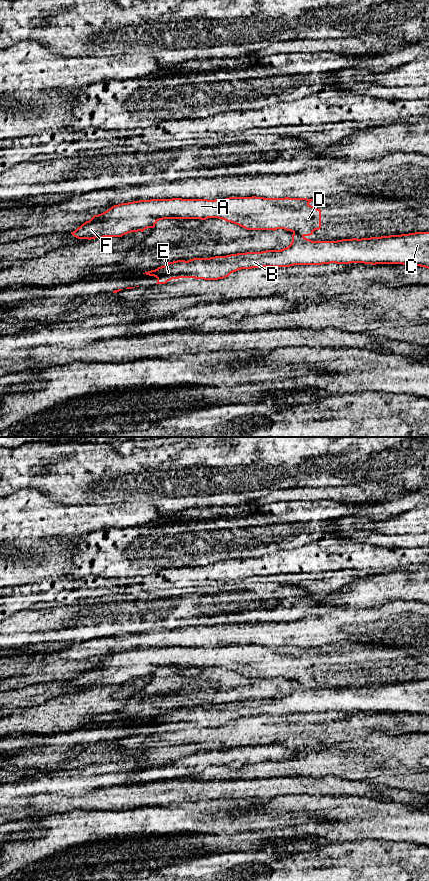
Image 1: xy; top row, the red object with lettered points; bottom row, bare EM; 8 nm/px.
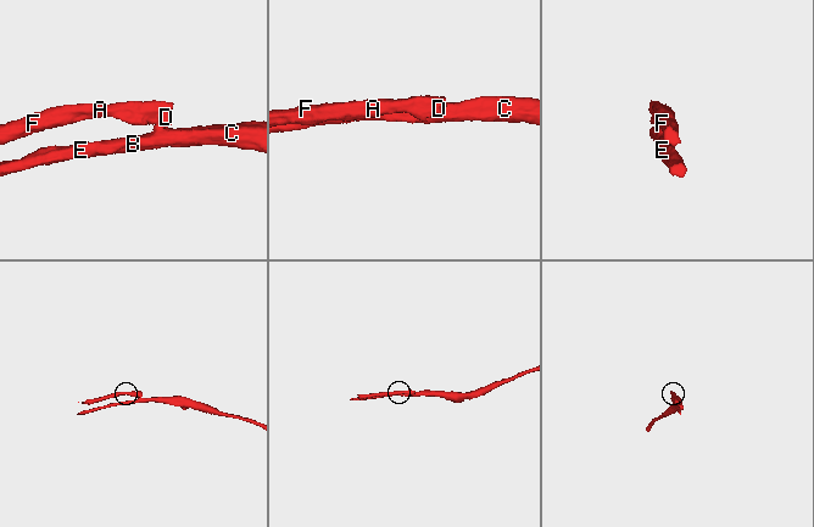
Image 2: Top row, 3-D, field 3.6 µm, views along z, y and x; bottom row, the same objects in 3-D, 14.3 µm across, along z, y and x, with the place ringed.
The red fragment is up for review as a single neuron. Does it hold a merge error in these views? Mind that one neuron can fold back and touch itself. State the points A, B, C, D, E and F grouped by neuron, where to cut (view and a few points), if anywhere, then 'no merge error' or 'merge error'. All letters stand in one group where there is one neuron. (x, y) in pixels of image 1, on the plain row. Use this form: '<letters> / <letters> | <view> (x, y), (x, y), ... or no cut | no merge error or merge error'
A D F / B C E | xy (293, 680), (303, 684) | merge error

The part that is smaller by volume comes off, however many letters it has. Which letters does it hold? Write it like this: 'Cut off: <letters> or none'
Cut off: A, D, F

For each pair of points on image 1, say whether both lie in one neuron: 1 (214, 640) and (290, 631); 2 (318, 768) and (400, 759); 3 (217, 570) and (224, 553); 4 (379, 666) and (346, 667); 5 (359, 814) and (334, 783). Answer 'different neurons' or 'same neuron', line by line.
1: same neuron
2: same neuron
3: different neurons
4: same neuron
5: different neurons

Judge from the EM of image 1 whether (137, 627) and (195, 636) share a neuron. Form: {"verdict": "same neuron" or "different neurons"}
{"verdict": "different neurons"}

